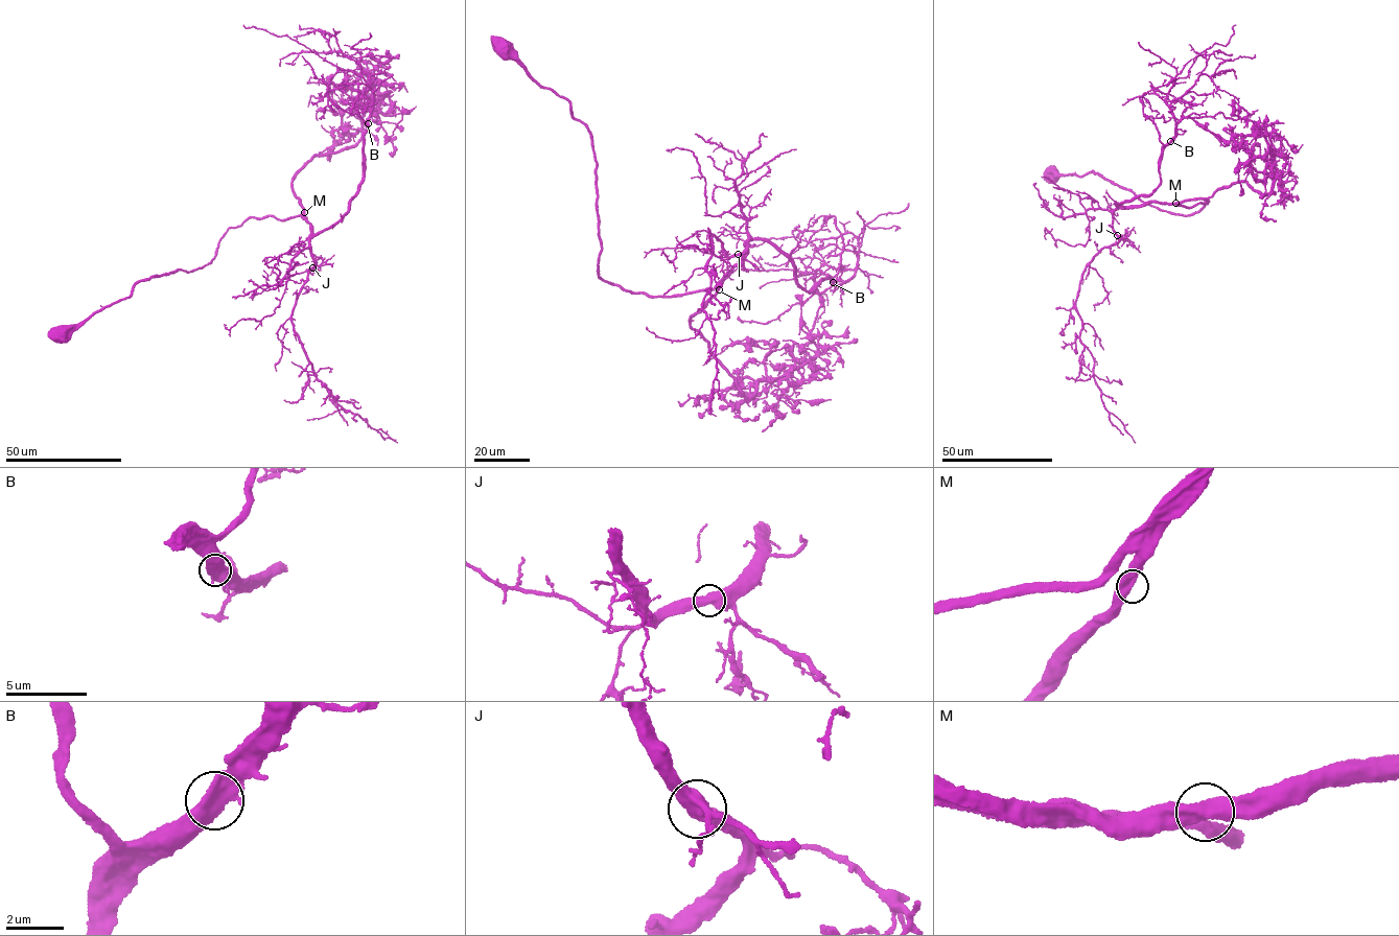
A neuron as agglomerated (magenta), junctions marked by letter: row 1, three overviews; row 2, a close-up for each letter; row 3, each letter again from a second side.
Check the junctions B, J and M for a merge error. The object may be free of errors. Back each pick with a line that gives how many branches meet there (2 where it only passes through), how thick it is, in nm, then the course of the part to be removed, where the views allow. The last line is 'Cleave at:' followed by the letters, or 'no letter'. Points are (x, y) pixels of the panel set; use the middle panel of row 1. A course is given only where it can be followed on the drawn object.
Cleave at: no letter

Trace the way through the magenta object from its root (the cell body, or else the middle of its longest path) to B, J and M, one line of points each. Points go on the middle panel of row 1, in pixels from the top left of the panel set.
B: (503, 46), (590, 135), (603, 279), (657, 297), (709, 290), (761, 239), (807, 291), (833, 283)
J: (503, 46), (568, 100), (590, 135), (603, 279), (681, 296), (714, 287), (739, 254)
M: (503, 46), (528, 75), (568, 100), (573, 117), (590, 135), (601, 277), (657, 297), (719, 289)

